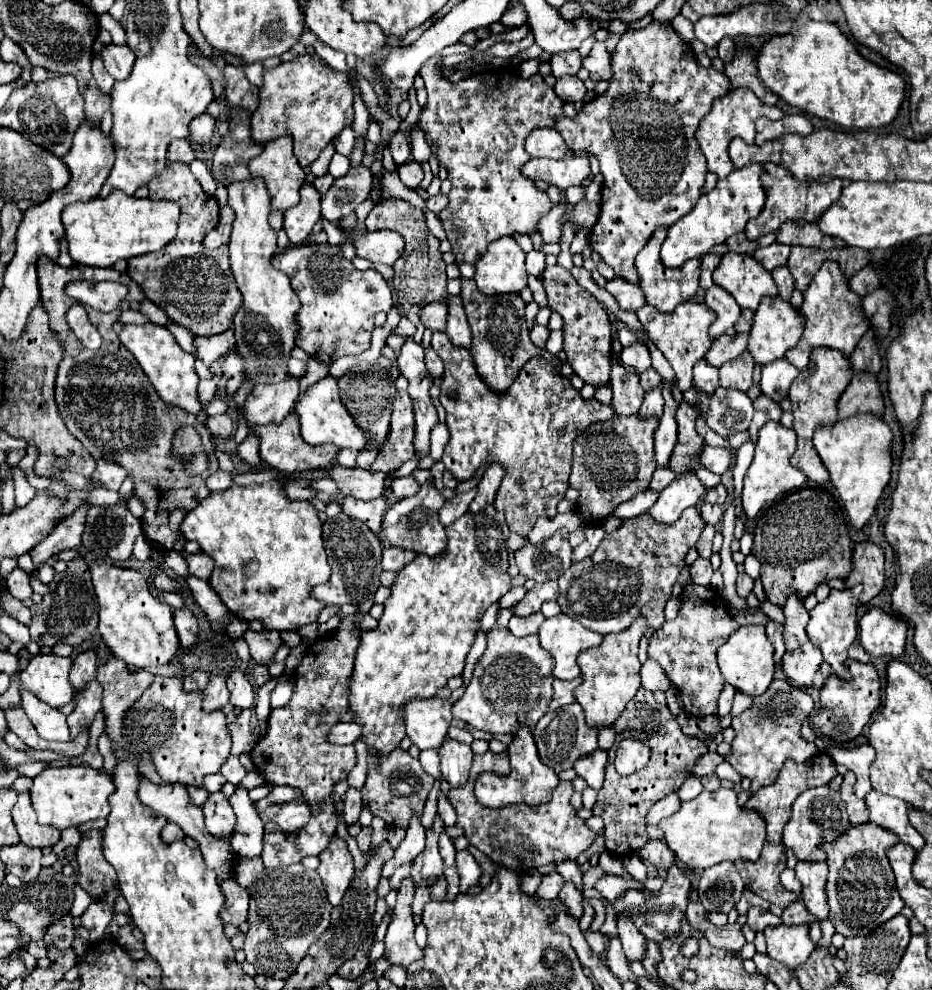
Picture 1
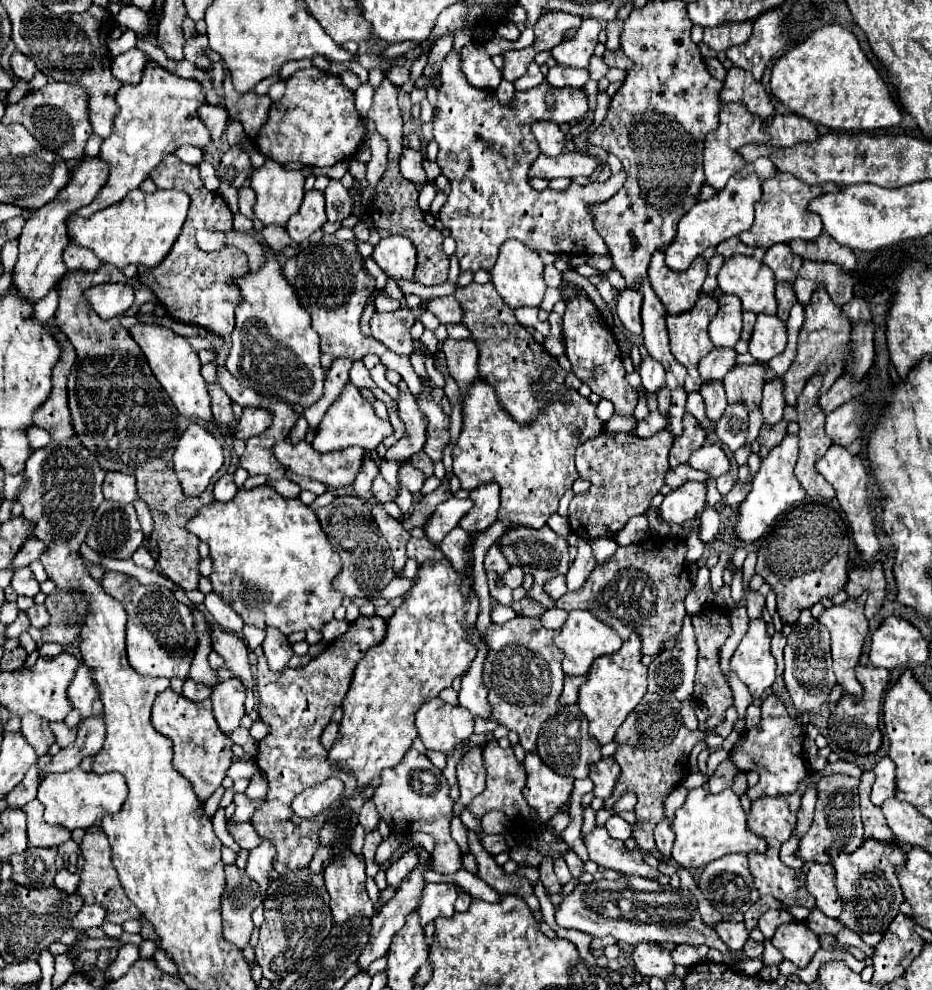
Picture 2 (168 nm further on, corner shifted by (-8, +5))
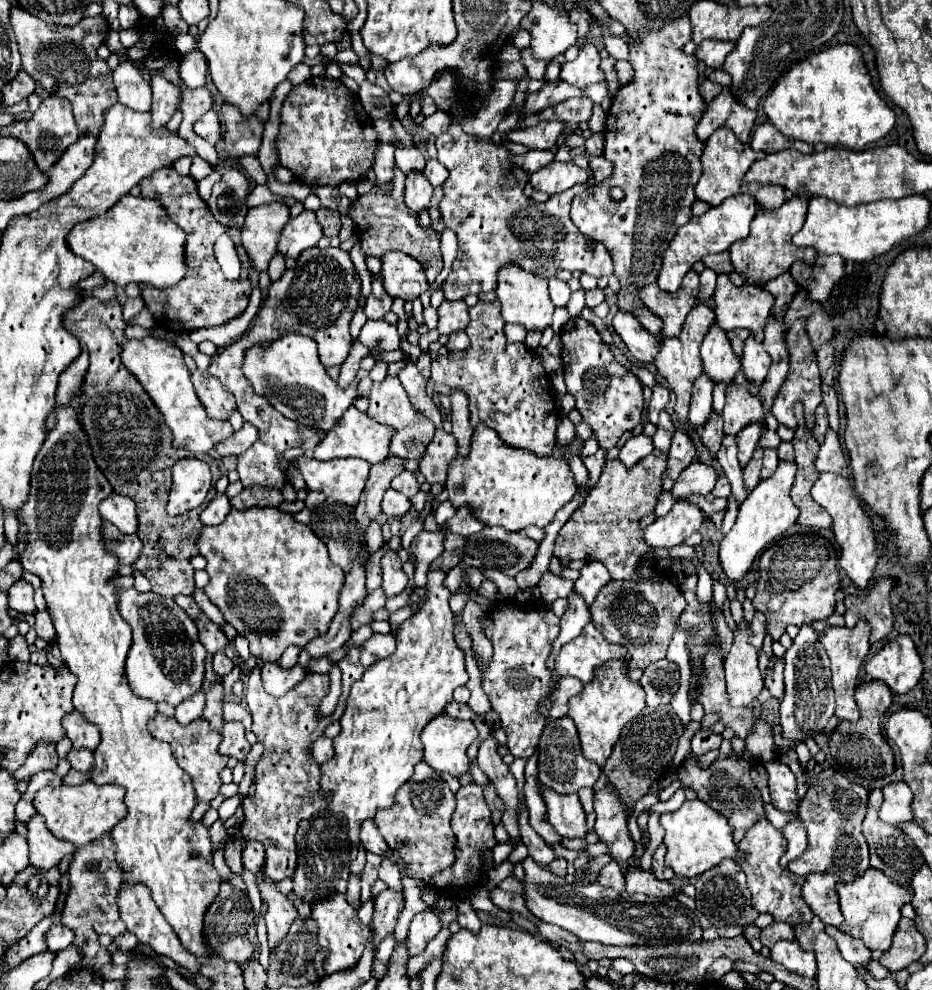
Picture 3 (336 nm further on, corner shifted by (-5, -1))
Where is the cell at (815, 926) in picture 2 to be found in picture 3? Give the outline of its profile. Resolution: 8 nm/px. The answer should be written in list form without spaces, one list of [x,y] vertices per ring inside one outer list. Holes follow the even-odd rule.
[[[826,926],[826,932],[838,942],[838,948],[842,952],[842,956],[852,962],[854,966],[860,966],[868,972],[868,964],[872,960],[872,952],[864,946],[862,940],[856,940],[844,932],[840,932],[838,928],[832,928],[832,926]]]

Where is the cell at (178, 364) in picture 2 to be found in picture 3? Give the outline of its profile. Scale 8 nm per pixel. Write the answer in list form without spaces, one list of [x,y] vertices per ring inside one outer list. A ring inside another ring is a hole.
[[[152,336],[144,340],[126,340],[120,352],[122,364],[126,370],[140,380],[142,388],[148,392],[152,402],[160,408],[168,428],[172,430],[172,446],[174,448],[184,448],[190,452],[210,452],[220,440],[232,436],[232,426],[224,420],[212,420],[204,412],[204,406],[200,404],[192,382],[190,382],[190,372],[184,364],[184,354],[178,346],[156,340]]]

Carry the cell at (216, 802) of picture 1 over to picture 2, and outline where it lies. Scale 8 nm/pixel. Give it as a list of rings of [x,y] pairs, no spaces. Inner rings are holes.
[[[229,820],[227,822],[227,830],[235,838],[235,842],[245,850],[253,850],[259,844],[259,836],[257,836],[255,828],[251,824],[247,824],[247,822]]]

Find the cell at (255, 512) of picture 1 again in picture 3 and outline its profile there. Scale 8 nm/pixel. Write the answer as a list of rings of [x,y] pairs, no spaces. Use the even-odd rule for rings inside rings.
[[[250,508],[250,510],[242,510],[242,512],[236,512],[232,510],[226,520],[220,524],[220,526],[208,526],[202,530],[200,538],[198,538],[198,550],[200,554],[206,558],[206,572],[210,576],[210,582],[208,586],[204,588],[204,592],[208,594],[208,598],[220,608],[220,612],[224,614],[226,622],[232,624],[238,634],[242,634],[248,642],[250,642],[250,654],[256,658],[256,660],[262,660],[262,662],[276,662],[282,652],[288,648],[288,646],[300,646],[304,648],[310,640],[314,640],[316,636],[322,636],[326,630],[328,630],[328,624],[332,622],[332,618],[336,616],[338,612],[338,596],[340,596],[340,586],[342,586],[342,580],[344,580],[344,572],[340,566],[336,566],[330,558],[328,558],[328,550],[326,550],[326,544],[322,540],[318,540],[318,536],[314,536],[314,532],[296,522],[292,518],[292,514],[284,514],[280,512],[278,508]]]

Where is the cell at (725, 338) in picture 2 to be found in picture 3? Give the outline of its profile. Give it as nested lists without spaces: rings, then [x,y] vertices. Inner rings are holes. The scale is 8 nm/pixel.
[[[716,324],[700,346],[700,358],[704,364],[704,374],[714,384],[734,384],[734,378],[740,370],[740,358],[734,356],[726,334]]]

